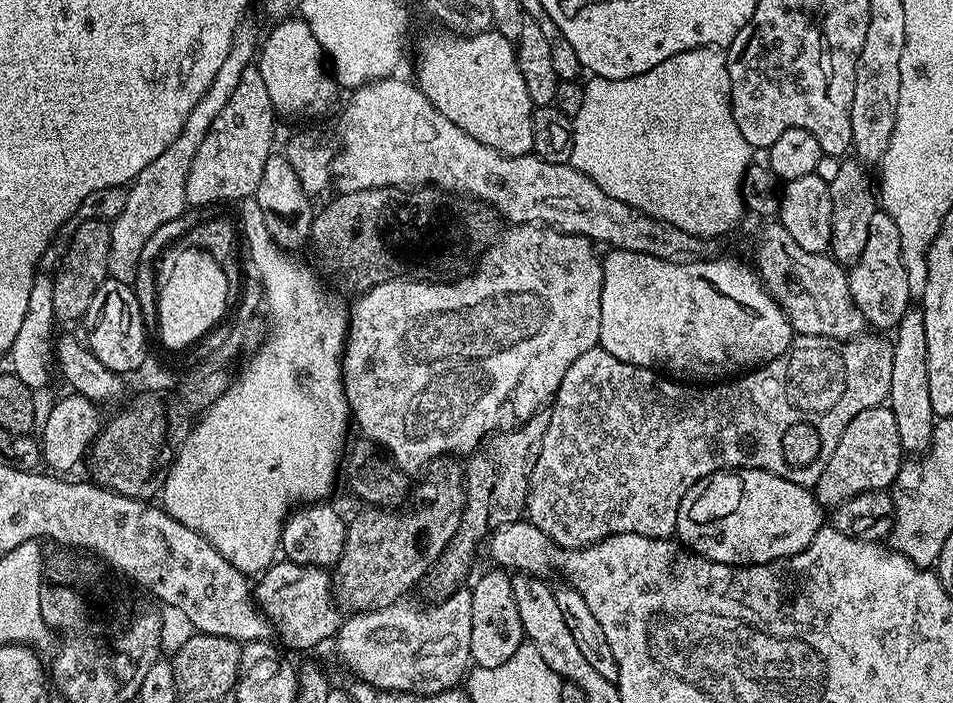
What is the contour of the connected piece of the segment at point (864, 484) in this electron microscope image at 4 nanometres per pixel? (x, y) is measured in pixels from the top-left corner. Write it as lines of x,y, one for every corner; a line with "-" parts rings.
887,406
862,410
862,414
855,416
850,426
842,430
842,438
838,438
838,450
834,450
830,462
826,462
826,470
822,470
822,478
818,478
814,485
816,501
825,509
835,510
863,492
883,492
891,489
904,455
905,450
899,442
897,419
891,410

